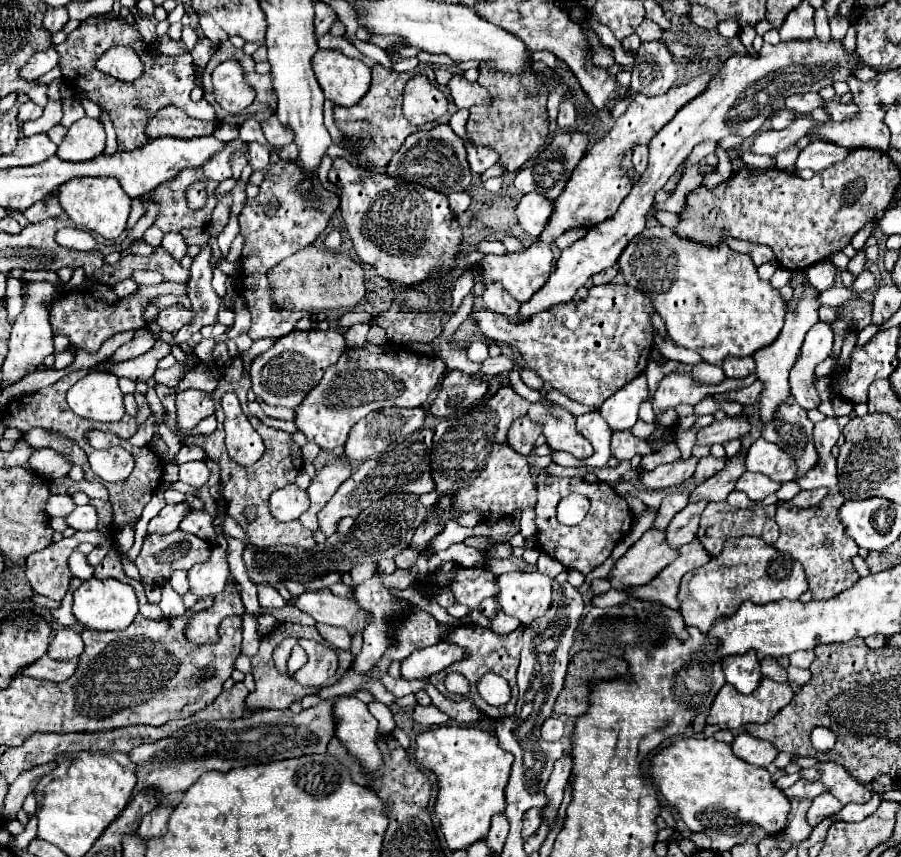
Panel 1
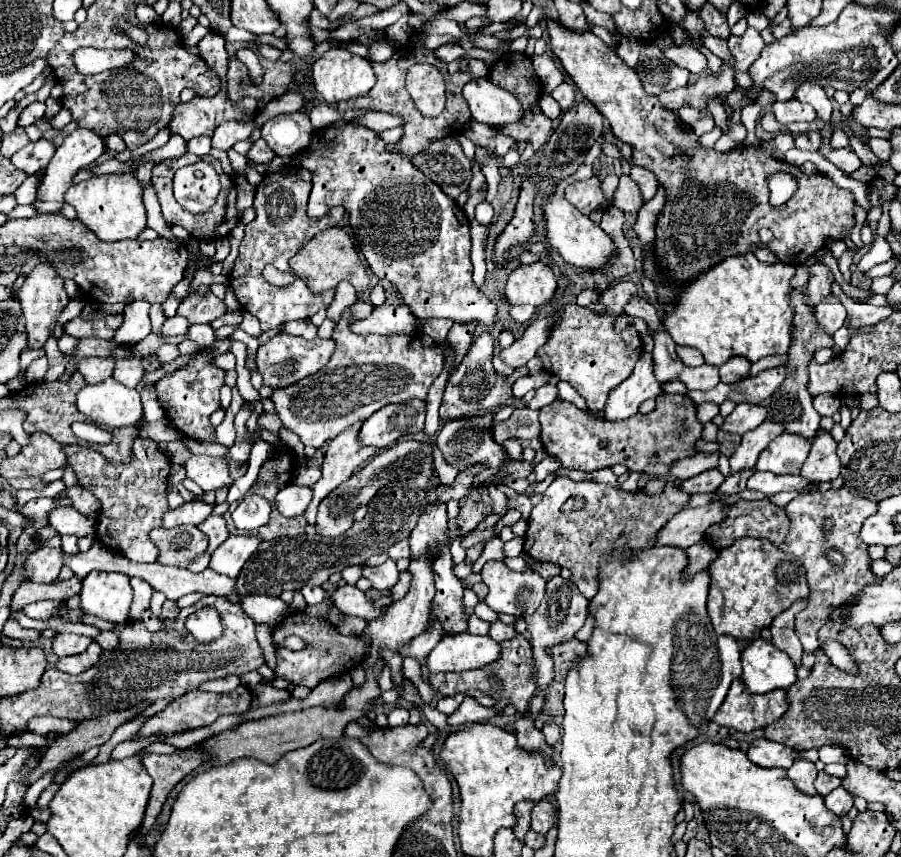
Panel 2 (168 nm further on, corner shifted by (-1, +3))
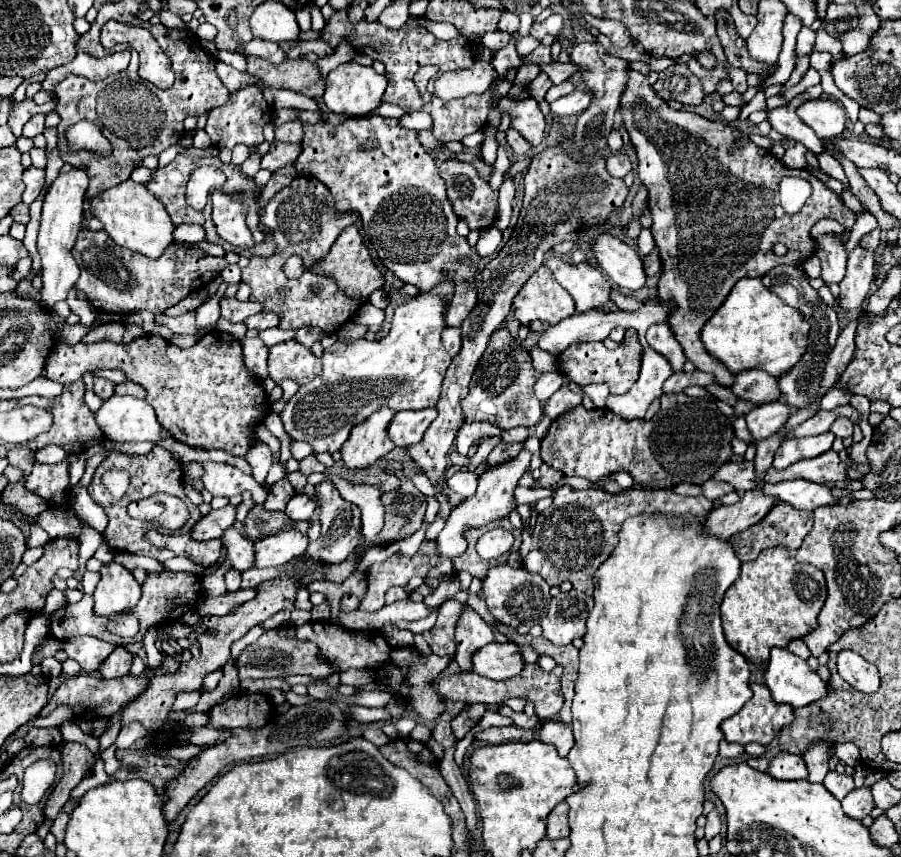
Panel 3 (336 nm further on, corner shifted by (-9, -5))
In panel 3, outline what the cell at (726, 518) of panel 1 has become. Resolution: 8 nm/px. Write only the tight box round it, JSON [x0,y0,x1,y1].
[730,502,812,562]

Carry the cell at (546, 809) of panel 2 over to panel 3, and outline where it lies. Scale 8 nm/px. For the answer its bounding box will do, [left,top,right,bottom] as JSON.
[548,802,570,840]

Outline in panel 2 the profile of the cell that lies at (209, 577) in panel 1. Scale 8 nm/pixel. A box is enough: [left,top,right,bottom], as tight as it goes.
[208,536,260,578]

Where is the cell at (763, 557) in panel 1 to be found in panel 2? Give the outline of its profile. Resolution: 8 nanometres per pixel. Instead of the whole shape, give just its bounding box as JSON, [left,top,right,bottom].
[708,538,810,640]

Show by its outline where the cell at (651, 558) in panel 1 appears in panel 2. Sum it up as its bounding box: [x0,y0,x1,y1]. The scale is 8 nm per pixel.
[656,502,724,550]

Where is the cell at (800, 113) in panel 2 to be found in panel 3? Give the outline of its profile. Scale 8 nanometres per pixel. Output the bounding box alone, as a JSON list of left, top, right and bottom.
[798,100,846,140]

